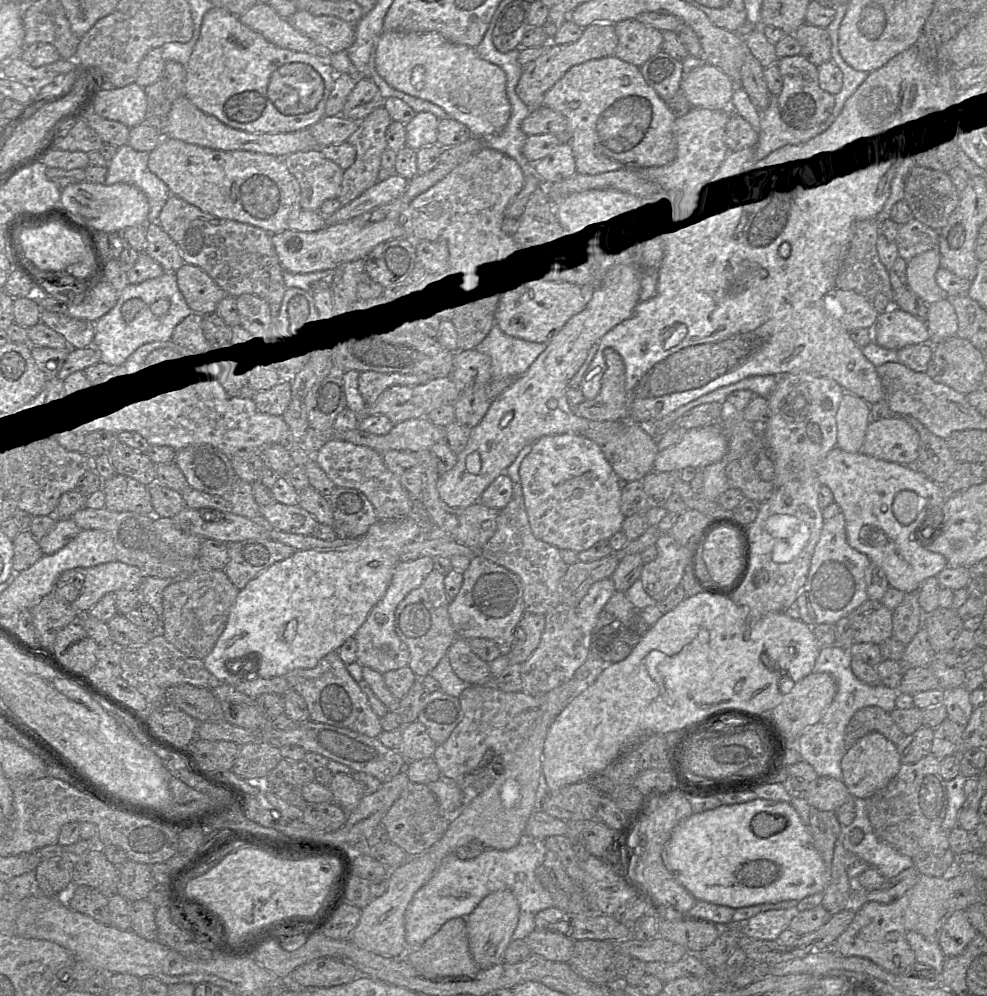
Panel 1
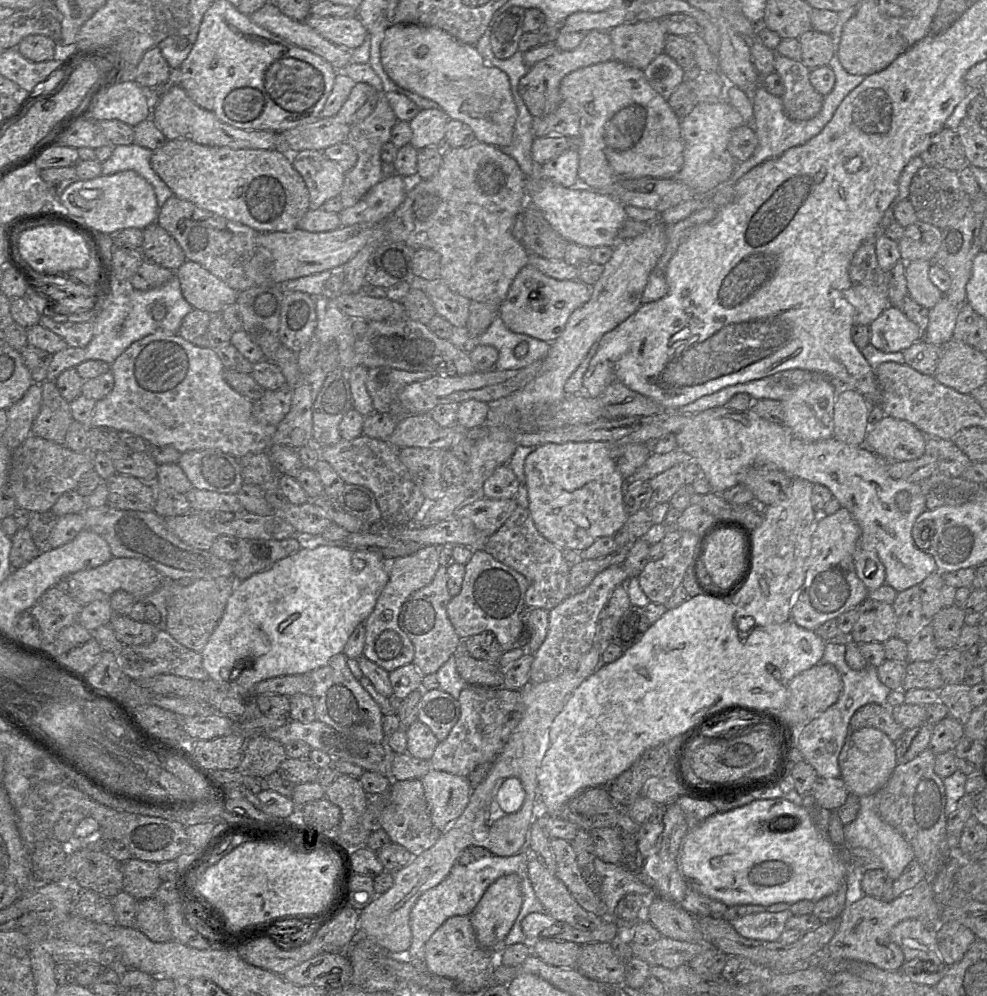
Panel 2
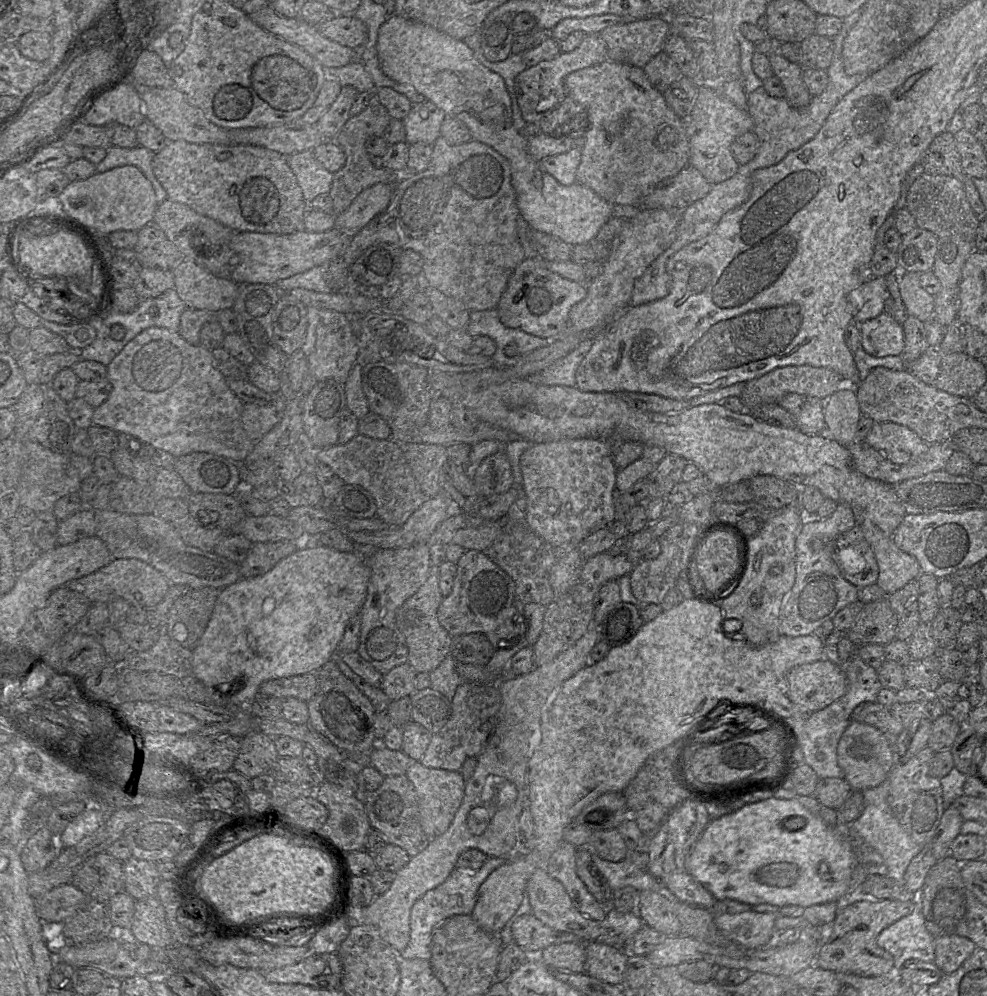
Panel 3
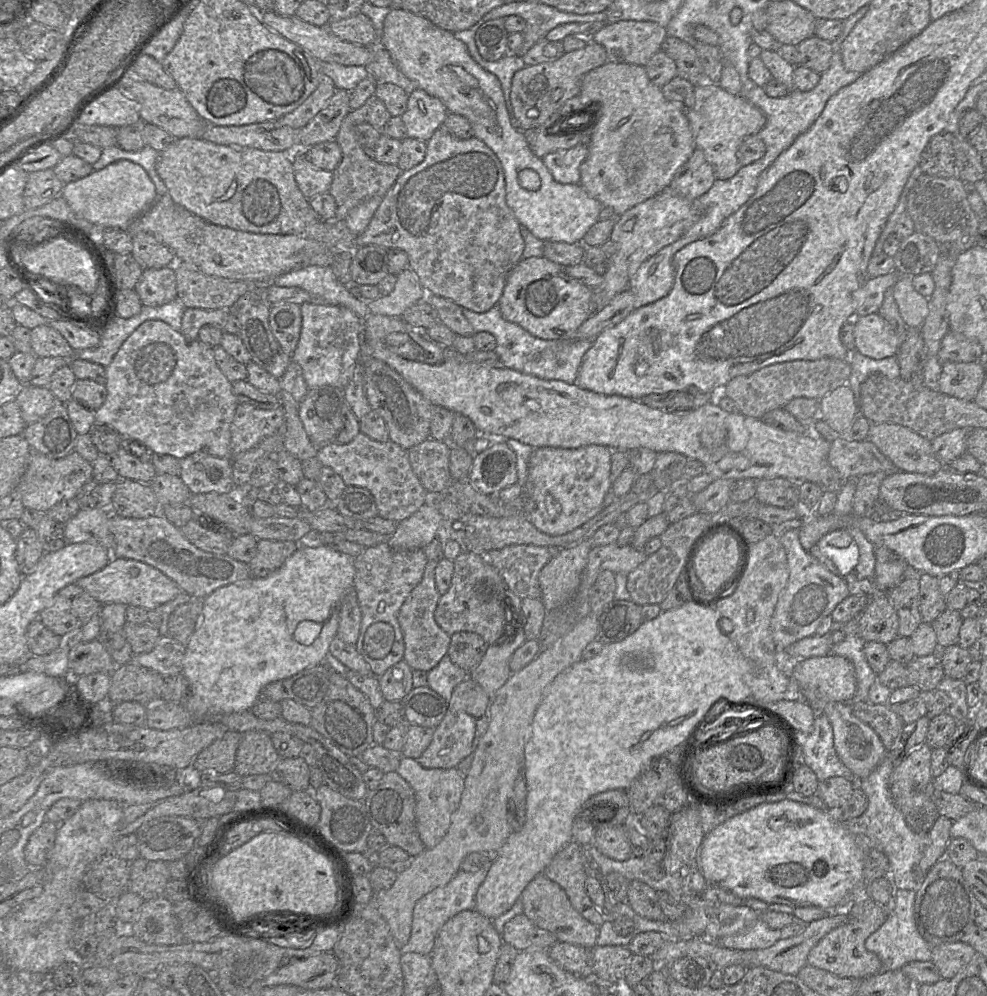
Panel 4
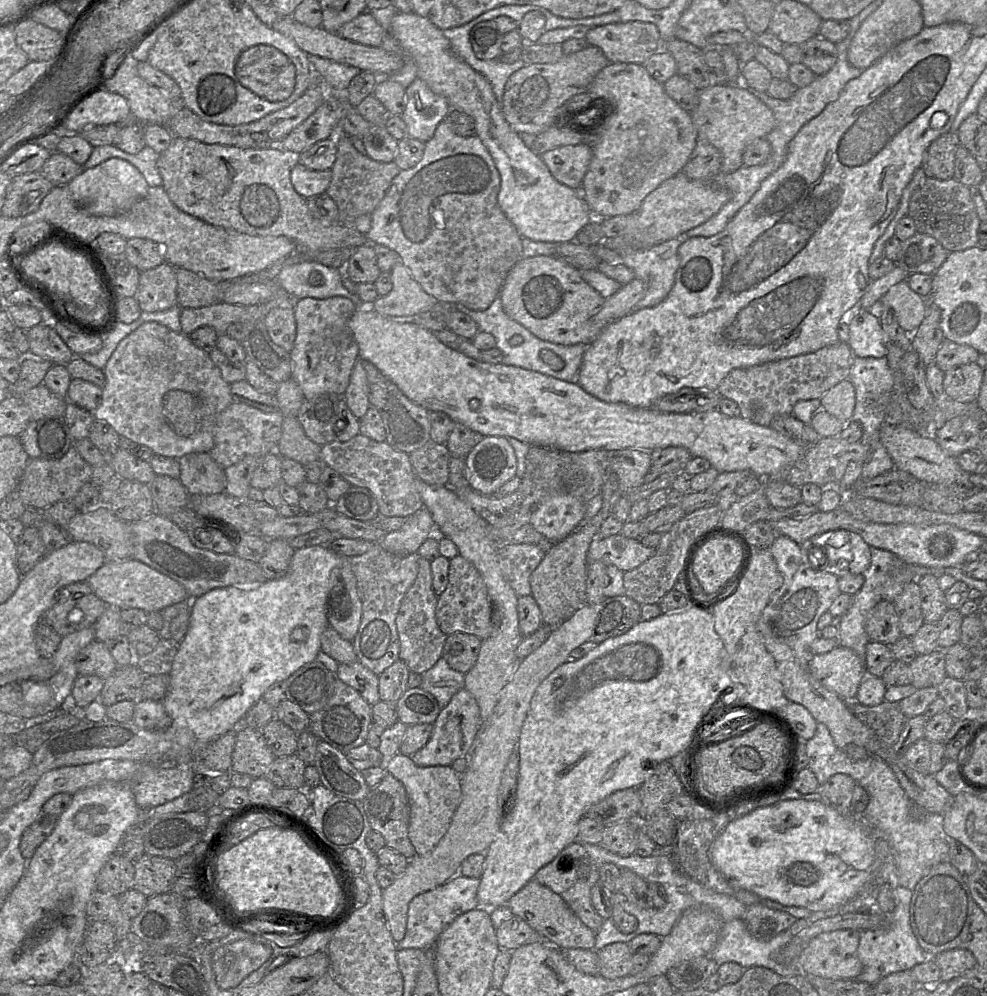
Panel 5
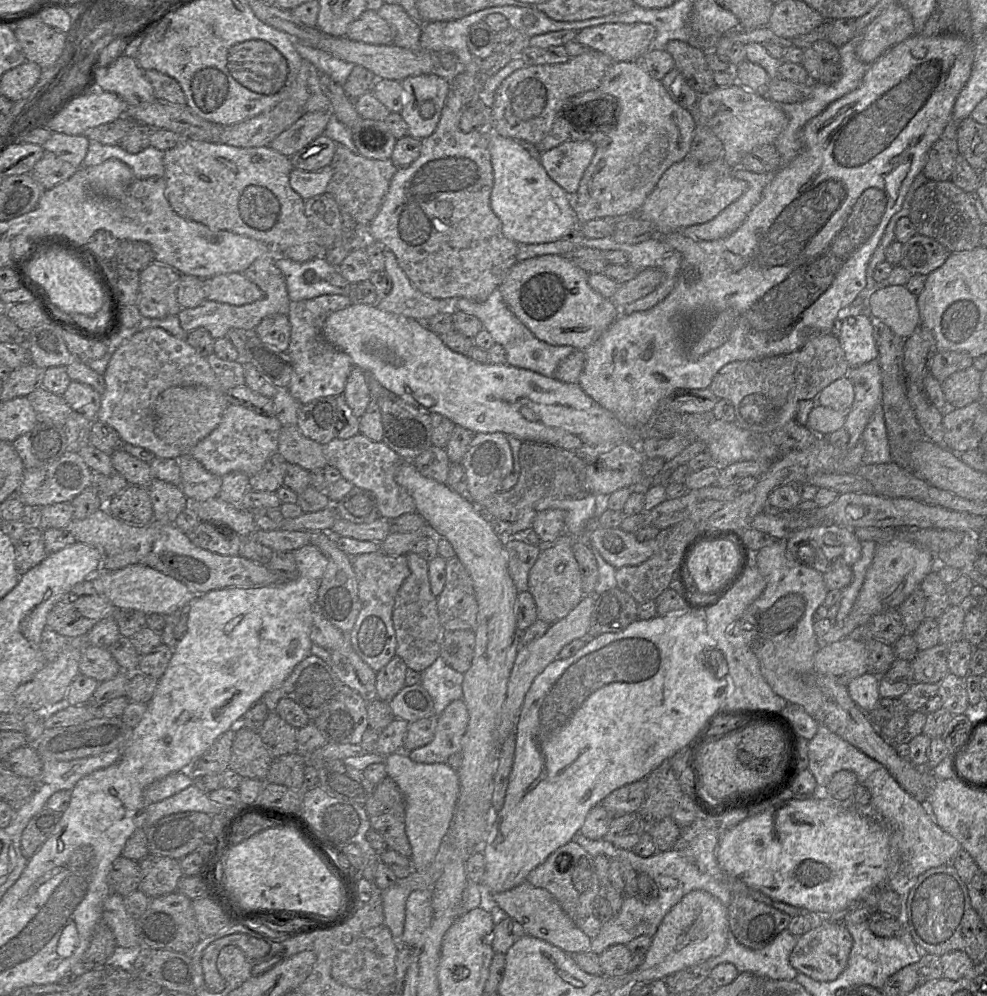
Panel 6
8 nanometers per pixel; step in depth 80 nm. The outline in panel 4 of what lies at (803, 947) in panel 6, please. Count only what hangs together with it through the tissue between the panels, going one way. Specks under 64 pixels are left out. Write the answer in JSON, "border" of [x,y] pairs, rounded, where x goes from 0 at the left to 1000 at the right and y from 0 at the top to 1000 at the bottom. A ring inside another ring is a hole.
{"border":[[[882,902],[866,908],[859,917],[859,925],[837,938],[820,956],[818,969],[837,974],[850,981],[873,984],[893,975],[890,960],[876,951],[877,943],[897,926],[900,913]]]}

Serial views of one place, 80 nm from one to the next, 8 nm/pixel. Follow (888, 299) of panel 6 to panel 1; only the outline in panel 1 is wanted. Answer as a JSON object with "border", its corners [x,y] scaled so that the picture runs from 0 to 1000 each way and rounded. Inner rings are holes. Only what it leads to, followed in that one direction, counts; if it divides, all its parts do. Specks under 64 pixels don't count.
{"border":[[[947,248],[919,262],[919,286],[939,305],[959,299],[960,295],[949,285],[952,253]]]}

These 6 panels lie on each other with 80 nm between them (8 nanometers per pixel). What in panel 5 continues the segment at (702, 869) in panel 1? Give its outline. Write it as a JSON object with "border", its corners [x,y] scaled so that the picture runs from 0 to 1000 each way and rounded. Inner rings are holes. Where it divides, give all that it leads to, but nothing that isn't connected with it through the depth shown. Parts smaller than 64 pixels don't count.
{"border":[[[794,803],[739,825],[722,844],[718,861],[744,892],[758,894],[794,910],[835,917],[850,913],[882,887],[887,855],[882,840],[863,818],[853,818],[836,805]]]}

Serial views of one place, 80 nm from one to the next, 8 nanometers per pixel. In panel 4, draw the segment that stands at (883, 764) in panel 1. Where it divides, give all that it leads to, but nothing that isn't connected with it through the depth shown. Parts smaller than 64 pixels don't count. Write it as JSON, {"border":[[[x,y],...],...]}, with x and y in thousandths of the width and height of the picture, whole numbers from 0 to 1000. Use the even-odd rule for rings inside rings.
{"border":[[[840,705],[834,710],[834,717],[843,729],[845,751],[850,762],[863,775],[867,783],[878,780],[899,759],[899,753],[889,736],[863,716],[859,706]]]}

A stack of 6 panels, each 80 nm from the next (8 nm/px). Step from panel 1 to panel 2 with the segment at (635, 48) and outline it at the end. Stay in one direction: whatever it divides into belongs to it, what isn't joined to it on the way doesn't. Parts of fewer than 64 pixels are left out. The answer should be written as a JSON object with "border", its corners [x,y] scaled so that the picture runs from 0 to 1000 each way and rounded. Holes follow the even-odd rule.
{"border":[[[651,20],[621,27],[617,31],[621,59],[652,69],[673,52],[676,32],[667,20]]]}

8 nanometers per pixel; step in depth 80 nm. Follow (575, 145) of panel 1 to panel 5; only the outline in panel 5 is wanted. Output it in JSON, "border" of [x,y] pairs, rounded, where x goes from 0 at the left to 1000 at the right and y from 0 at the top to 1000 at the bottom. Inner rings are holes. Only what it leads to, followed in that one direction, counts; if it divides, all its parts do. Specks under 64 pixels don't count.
{"border":[[[618,62],[603,76],[597,91],[602,99],[588,113],[588,131],[606,134],[601,158],[587,193],[604,219],[636,216],[645,212],[652,200],[673,182],[689,174],[706,144],[700,114],[674,92],[651,64]]]}

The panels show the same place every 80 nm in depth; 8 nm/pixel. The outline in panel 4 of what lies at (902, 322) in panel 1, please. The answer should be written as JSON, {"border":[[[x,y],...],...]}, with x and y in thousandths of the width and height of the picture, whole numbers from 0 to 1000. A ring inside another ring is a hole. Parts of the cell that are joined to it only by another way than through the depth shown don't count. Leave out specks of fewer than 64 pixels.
{"border":[[[890,314],[867,319],[865,325],[866,351],[884,360],[908,357],[913,339]]]}

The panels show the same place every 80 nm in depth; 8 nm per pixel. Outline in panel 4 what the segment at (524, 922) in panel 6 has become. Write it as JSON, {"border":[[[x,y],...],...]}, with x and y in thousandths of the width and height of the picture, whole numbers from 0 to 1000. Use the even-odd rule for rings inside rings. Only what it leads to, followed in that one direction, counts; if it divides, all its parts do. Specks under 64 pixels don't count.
{"border":[[[550,877],[536,886],[529,895],[527,903],[530,909],[530,918],[544,931],[557,936],[564,946],[573,946],[594,953],[600,953],[604,949],[606,931],[587,918],[579,909],[572,895]]]}

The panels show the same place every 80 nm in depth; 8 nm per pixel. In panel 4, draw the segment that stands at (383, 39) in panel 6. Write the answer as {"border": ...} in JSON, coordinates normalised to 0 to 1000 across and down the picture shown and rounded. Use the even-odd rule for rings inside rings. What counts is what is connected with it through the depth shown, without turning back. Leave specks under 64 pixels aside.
{"border":[[[365,12],[350,19],[334,21],[332,29],[349,41],[374,47],[380,39],[377,21]]]}

